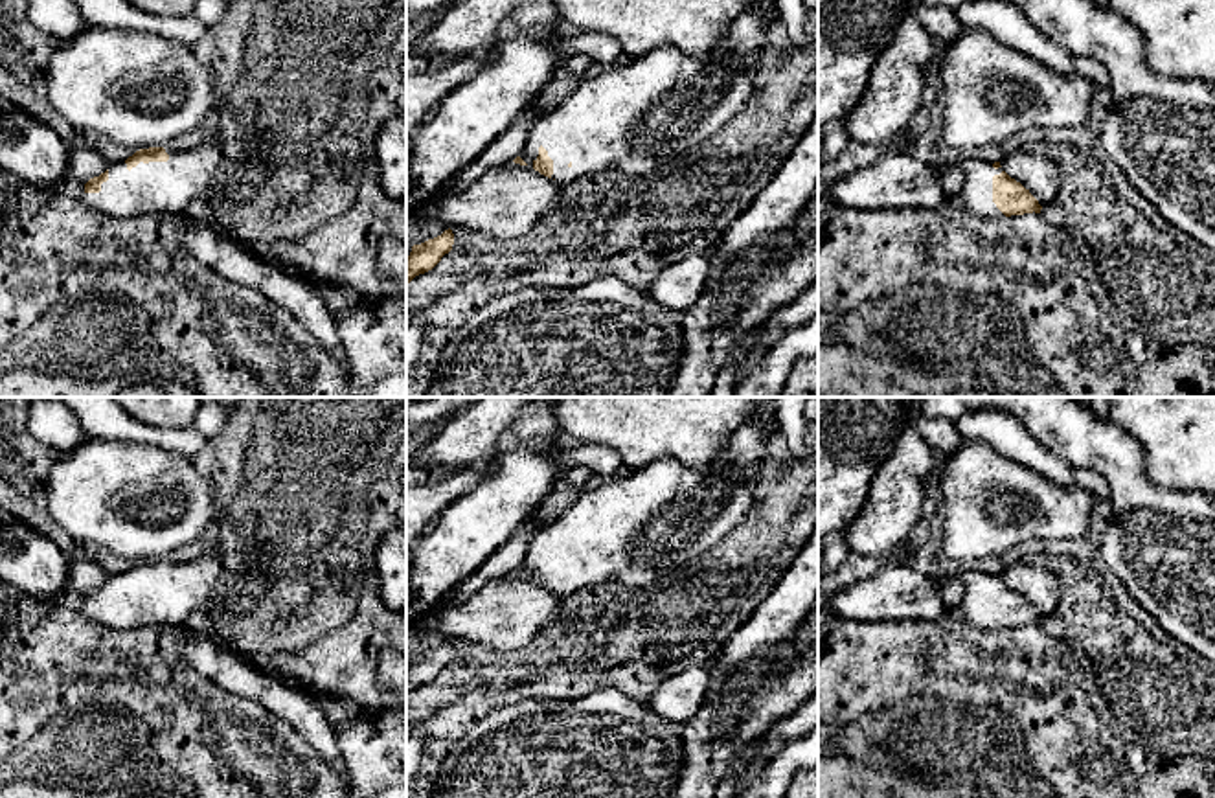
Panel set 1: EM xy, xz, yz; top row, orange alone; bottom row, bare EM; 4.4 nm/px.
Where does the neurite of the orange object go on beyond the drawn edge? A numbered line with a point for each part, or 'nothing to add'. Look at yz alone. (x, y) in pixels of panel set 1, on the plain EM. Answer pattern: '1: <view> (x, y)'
1: yz (976, 605)

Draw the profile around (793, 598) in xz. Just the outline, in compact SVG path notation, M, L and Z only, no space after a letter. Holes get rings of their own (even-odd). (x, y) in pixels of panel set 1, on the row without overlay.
M818 522L766 598L722 645L722 658L710 671L708 691L719 690L733 671L794 634L818 605Z

